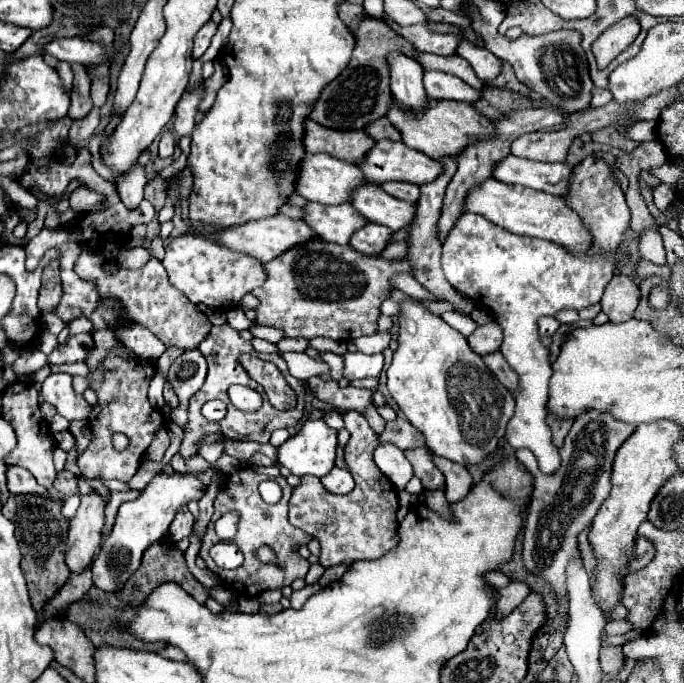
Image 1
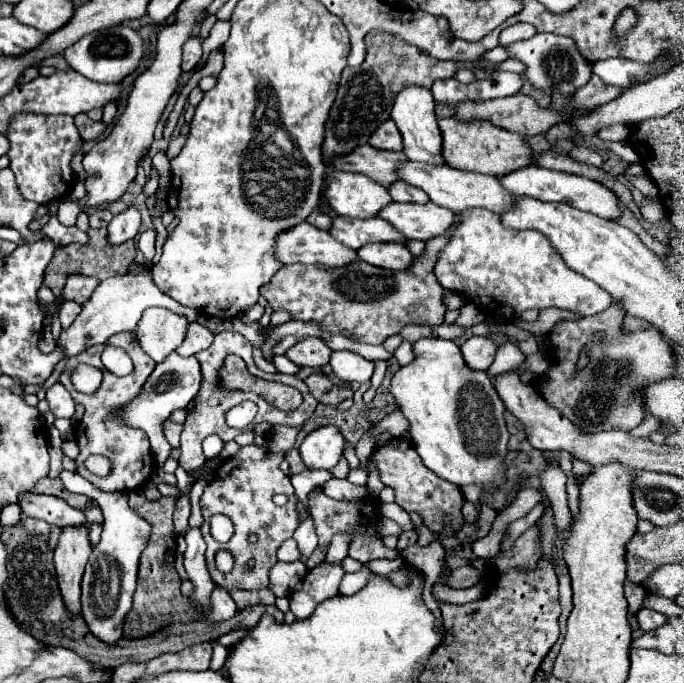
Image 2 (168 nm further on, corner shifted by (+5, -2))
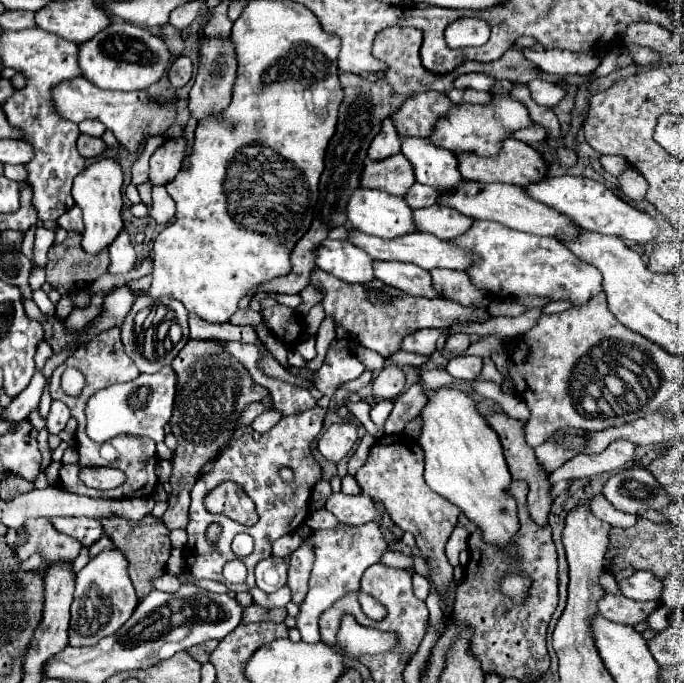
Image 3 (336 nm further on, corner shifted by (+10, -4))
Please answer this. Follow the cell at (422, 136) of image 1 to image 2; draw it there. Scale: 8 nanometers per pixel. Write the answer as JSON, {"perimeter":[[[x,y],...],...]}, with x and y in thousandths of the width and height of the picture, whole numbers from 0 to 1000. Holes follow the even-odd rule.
{"perimeter":[[[658,171],[658,174],[643,174],[640,183],[646,192],[646,204],[649,204],[646,230],[664,247],[699,250],[699,253],[716,253],[716,256],[734,259],[734,256],[743,256],[749,250],[778,242],[781,224],[763,198],[737,192],[711,177],[673,180],[670,174]]]}

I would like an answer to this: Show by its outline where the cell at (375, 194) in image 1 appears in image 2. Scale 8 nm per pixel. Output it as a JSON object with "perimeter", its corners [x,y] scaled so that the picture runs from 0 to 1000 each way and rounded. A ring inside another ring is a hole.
{"perimeter":[[[570,297],[556,312],[558,321],[570,324],[596,350],[626,353],[652,341],[664,327],[664,309],[637,297],[605,300],[605,297]]]}

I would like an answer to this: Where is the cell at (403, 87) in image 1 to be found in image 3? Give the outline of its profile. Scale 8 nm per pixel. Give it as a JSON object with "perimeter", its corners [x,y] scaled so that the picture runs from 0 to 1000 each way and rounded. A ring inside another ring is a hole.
{"perimeter":[[[586,198],[586,224],[601,236],[613,268],[636,277],[662,277],[677,265],[662,224],[651,215],[633,212],[621,201]]]}

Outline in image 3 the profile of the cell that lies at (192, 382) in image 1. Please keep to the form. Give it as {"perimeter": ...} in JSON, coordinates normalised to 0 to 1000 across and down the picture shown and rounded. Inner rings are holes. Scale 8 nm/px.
{"perimeter":[[[241,534],[224,549],[206,546],[197,558],[171,561],[142,572],[127,587],[127,637],[136,646],[156,646],[177,634],[218,640],[227,649],[235,649],[241,640],[241,622],[250,613],[259,575],[259,546]]]}

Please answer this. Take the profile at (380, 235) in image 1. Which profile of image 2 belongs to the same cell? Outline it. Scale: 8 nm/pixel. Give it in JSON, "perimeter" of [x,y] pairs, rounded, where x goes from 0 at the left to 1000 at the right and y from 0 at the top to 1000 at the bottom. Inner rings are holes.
{"perimeter":[[[541,356],[523,365],[523,373],[541,388],[570,397],[594,397],[599,388],[605,388],[605,373],[599,373],[599,367],[582,356]]]}

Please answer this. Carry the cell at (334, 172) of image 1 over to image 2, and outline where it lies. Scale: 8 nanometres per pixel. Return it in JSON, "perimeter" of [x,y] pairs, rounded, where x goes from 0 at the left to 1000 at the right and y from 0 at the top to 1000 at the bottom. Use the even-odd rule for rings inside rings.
{"perimeter":[[[485,250],[477,262],[477,288],[482,303],[494,315],[515,321],[550,318],[564,297],[570,297],[570,283],[556,268],[547,268],[535,256],[518,256],[503,250]]]}

